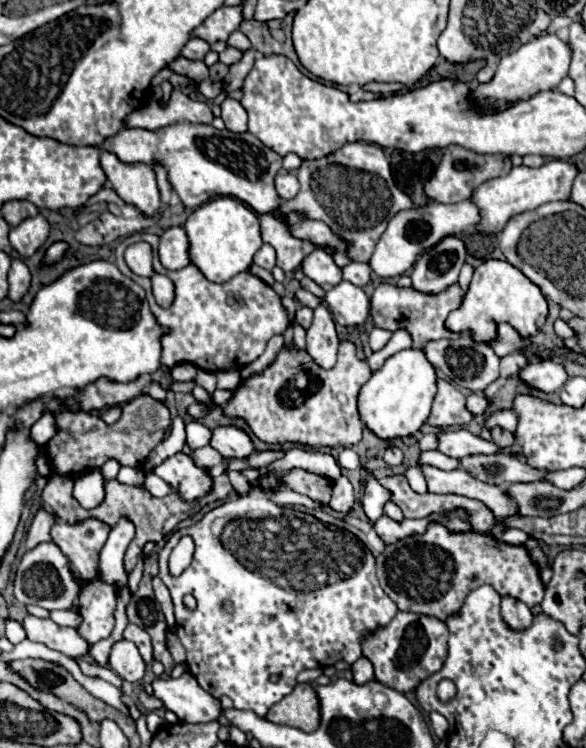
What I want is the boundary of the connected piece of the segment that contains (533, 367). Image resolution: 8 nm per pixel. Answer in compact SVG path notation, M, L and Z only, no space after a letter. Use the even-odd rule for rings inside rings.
M532 360L524 370L520 370L520 378L530 386L542 392L558 392L568 380L568 372L562 364L552 360Z

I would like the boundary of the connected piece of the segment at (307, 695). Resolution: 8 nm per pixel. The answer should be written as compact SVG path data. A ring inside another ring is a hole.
M298 684L290 696L284 696L274 708L270 708L266 718L276 724L314 732L320 726L320 700L314 686Z

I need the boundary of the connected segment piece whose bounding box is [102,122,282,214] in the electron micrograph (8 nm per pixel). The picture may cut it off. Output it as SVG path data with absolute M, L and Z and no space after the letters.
M174 124L156 132L148 132L148 130L120 130L116 136L112 136L110 140L106 140L102 144L104 150L114 152L122 162L148 162L154 164L156 160L160 160L162 164L166 164L168 168L168 178L170 184L174 186L174 190L178 192L178 196L182 198L182 202L190 208L198 208L200 204L204 204L206 200L214 198L214 196L234 196L238 200L242 200L244 204L248 204L254 212L262 214L262 212L270 212L274 208L278 208L280 204L280 196L276 194L274 188L274 176L278 174L278 170L282 168L282 158L266 148L254 134L250 132L230 132L230 130L216 130L212 126L206 124Z

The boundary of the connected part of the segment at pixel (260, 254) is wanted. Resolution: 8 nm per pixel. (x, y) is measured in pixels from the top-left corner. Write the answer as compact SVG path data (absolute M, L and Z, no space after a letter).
M264 244L256 254L254 254L254 264L266 270L272 270L276 266L276 252L270 244Z

